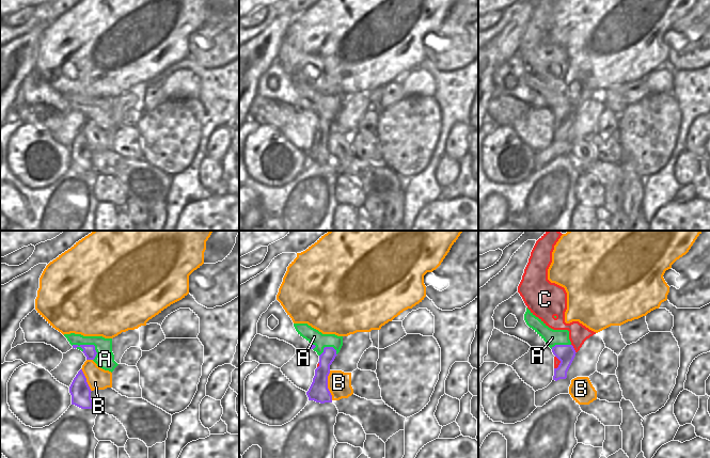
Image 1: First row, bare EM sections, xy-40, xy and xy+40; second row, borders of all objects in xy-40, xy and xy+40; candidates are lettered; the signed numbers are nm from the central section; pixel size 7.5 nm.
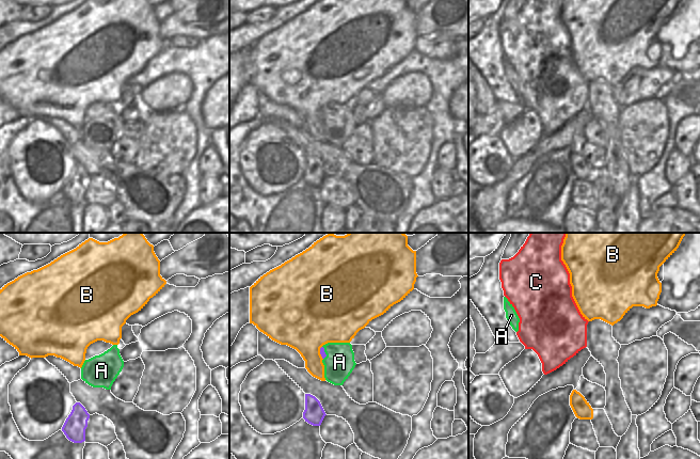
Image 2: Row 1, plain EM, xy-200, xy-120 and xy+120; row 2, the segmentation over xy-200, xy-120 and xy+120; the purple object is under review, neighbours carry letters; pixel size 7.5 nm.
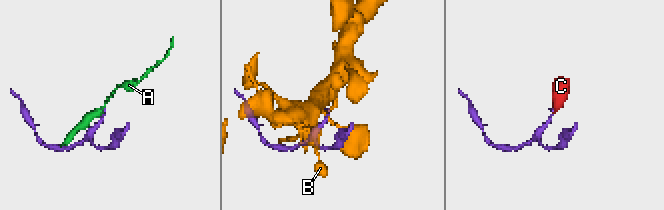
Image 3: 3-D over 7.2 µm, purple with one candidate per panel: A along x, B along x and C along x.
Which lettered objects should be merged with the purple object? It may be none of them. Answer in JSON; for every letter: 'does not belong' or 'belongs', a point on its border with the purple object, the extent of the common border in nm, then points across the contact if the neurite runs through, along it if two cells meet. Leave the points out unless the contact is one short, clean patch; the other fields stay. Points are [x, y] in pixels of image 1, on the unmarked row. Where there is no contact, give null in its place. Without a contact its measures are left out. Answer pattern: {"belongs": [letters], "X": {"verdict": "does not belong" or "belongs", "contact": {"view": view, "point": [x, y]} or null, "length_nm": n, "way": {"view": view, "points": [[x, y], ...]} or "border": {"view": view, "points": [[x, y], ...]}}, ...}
{"belongs": ["C"], "A": {"verdict": "does not belong", "contact": {"view": "xy-40", "point": [87, 106]}, "length_nm": 220}, "B": {"verdict": "does not belong", "contact": {"view": "xy", "point": [327, 146]}, "length_nm": 220, "border": {"view": "xy", "points": [[329, 131], [328, 151], [332, 160]]}}, "C": {"verdict": "belongs", "contact": {"view": "xy+40", "point": [573, 109]}, "length_nm": 80}}

